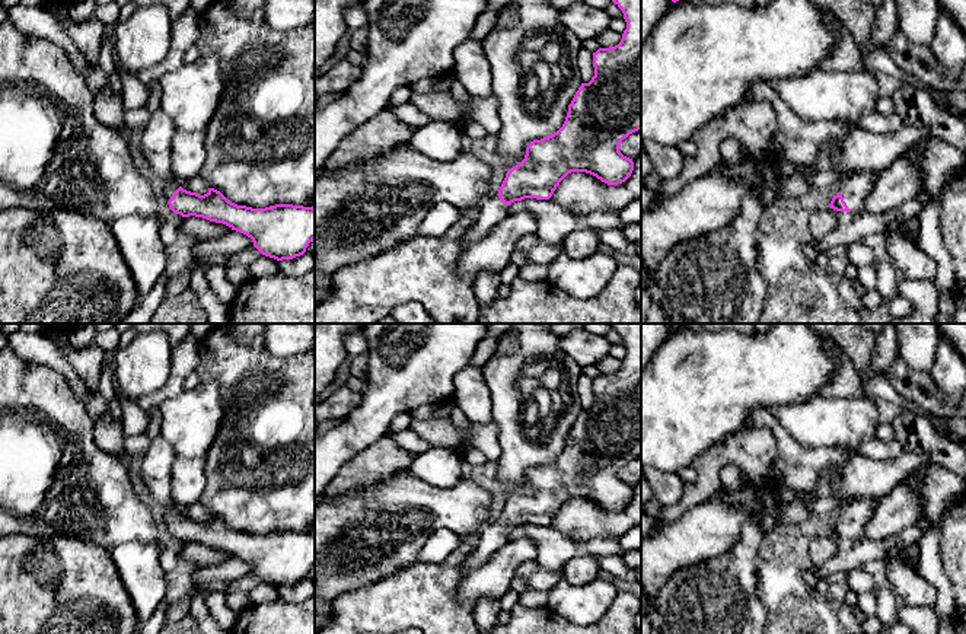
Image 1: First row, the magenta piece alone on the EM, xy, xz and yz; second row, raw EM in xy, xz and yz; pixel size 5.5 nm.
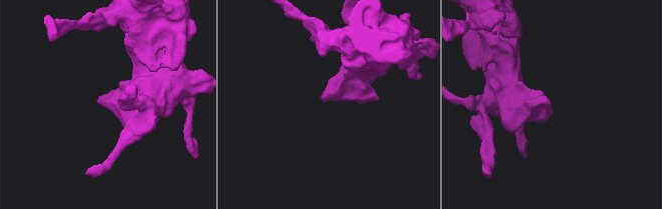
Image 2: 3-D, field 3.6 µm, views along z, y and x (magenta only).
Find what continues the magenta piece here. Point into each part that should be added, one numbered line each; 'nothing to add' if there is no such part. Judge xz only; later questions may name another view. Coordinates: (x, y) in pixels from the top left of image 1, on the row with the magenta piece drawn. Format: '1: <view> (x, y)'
1: xz (491, 212)

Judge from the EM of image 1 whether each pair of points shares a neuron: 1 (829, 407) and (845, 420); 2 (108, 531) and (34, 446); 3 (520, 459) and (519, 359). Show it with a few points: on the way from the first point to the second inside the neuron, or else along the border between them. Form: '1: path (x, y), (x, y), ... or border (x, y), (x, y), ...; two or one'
1: path (834, 411), (841, 419); one
2: path (86, 507), (61, 483), (51, 480), (50, 470); one
3: path (512, 435), (507, 414), (507, 384); one

